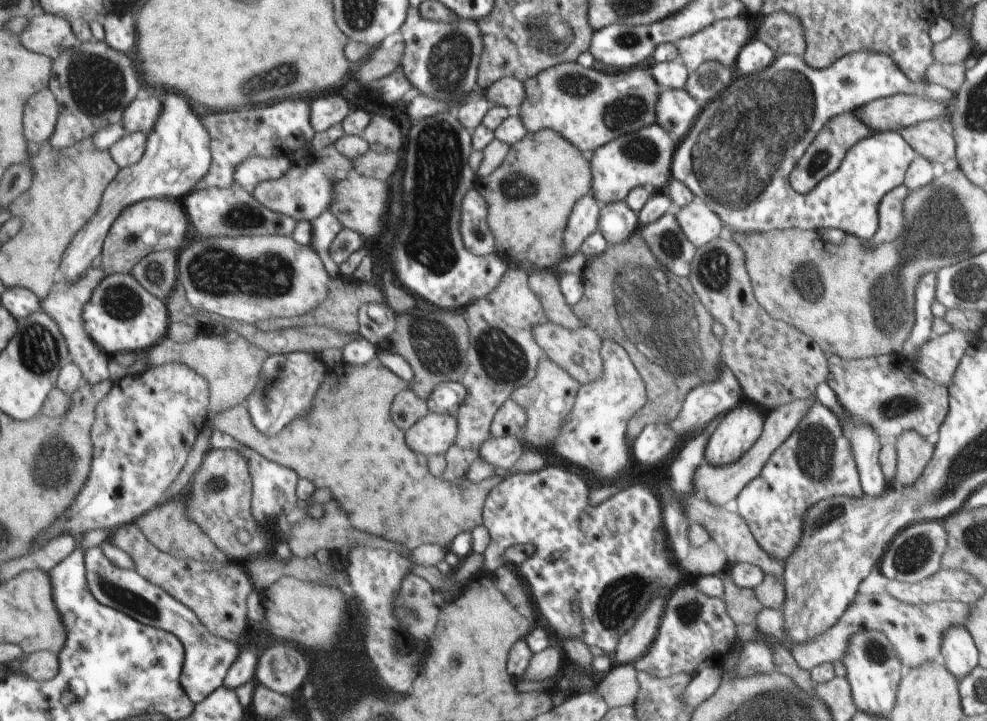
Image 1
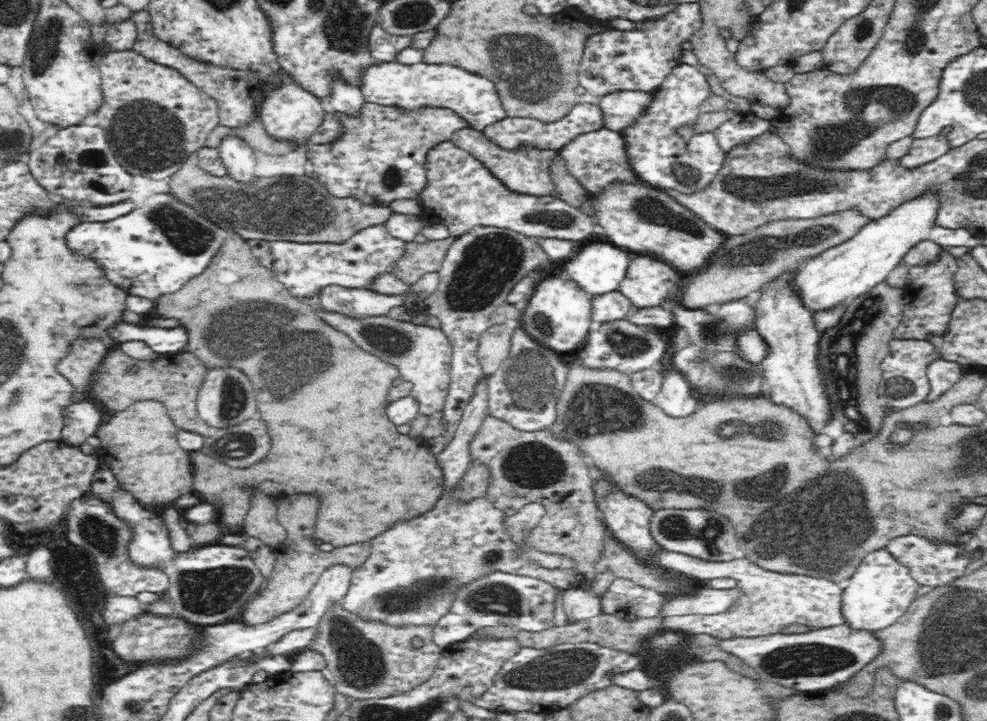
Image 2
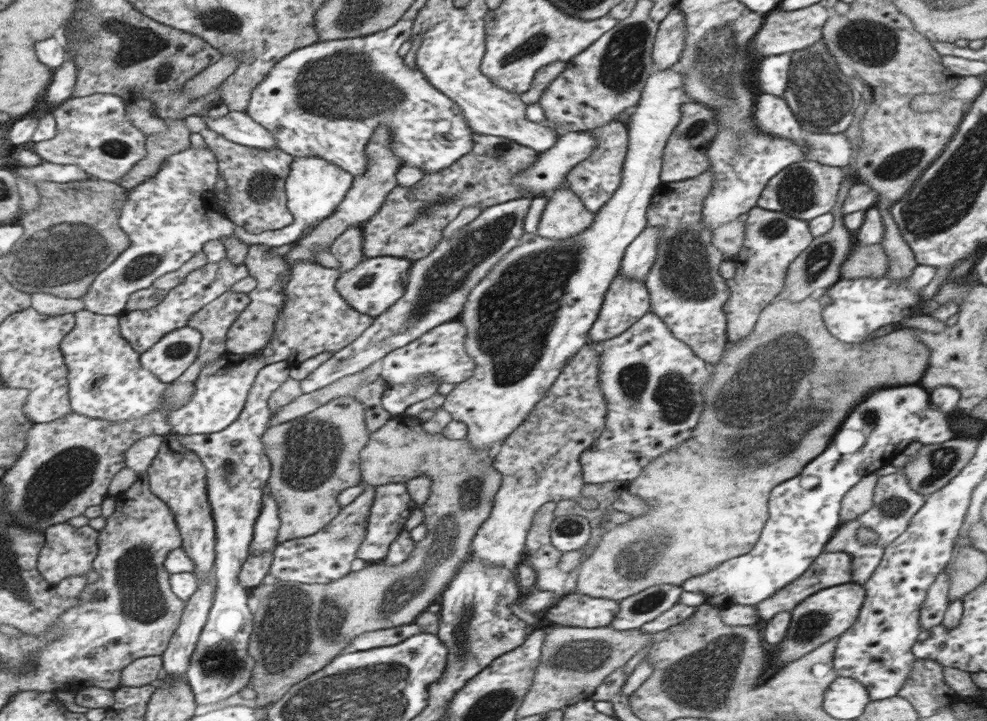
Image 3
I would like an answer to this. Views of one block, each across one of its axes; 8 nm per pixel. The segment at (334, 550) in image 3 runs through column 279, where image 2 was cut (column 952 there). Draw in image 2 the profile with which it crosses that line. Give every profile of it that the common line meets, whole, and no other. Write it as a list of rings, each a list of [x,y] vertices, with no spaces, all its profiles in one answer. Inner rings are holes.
[[[898,536],[896,540],[890,540],[886,550],[890,552],[890,556],[894,556],[894,560],[898,560],[898,564],[910,570],[916,582],[920,582],[922,586],[930,586],[930,588],[940,588],[940,586],[946,586],[962,578],[966,574],[966,568],[970,566],[970,560],[964,556],[960,546],[956,544],[936,546],[934,542],[920,538],[920,536]]]

